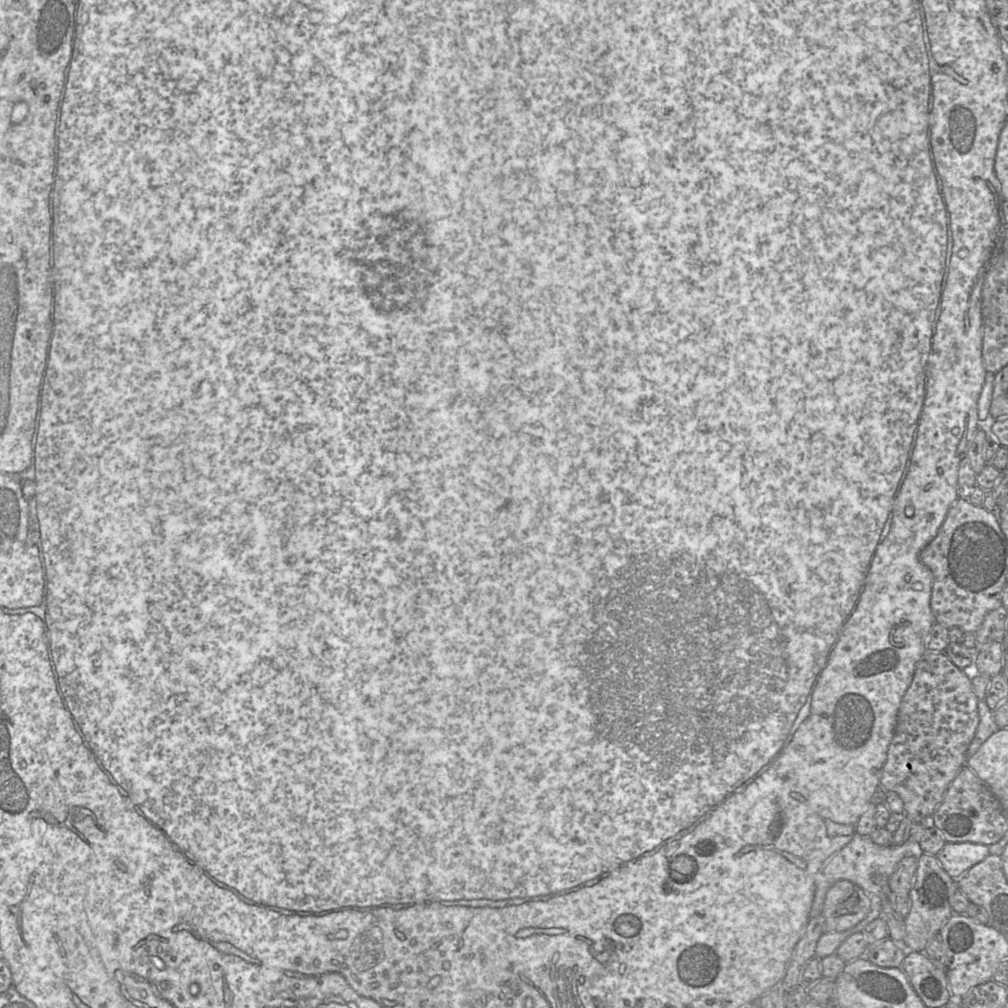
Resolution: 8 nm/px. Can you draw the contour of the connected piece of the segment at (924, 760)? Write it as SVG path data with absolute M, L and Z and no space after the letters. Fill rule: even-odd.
M927 650L918 661L911 684L902 699L896 726L887 751L886 761L883 765L880 775L880 785L884 792L892 791L901 797L904 804L904 813L906 818L910 819L913 823L926 823L928 820L930 821L932 814L943 800L945 792L950 783L957 776L961 768L967 765L967 761L969 759L968 748L975 737L975 733L979 725L979 713L977 706L978 698L972 689L971 678L966 673L964 673L962 669L954 665L944 652Z

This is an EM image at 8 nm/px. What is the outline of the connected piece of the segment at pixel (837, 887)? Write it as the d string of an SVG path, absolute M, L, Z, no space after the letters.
M839 880L827 891L823 917L826 931L845 931L859 924L870 912L871 900L857 884Z

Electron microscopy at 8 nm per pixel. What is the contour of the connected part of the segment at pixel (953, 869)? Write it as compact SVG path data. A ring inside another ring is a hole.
M946 842L937 853L936 858L953 879L959 879L972 866L984 860L989 854L989 847L985 844Z

